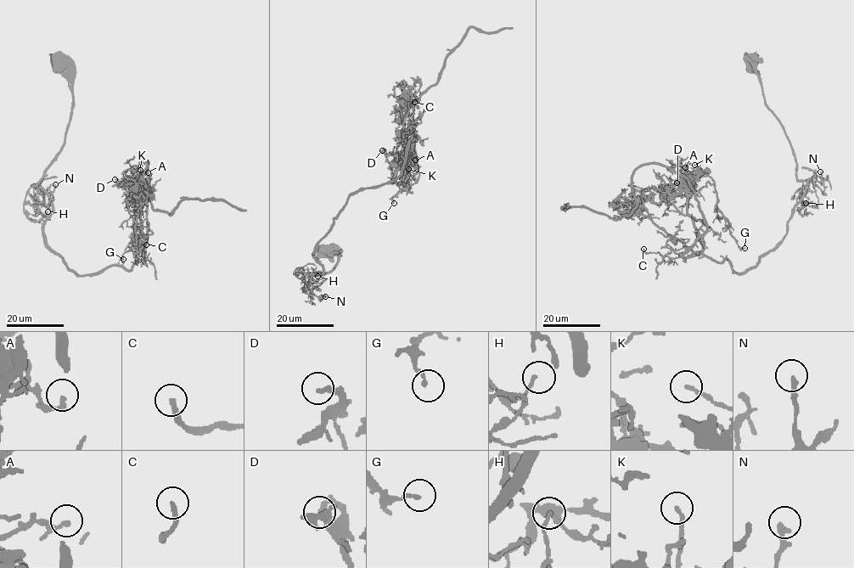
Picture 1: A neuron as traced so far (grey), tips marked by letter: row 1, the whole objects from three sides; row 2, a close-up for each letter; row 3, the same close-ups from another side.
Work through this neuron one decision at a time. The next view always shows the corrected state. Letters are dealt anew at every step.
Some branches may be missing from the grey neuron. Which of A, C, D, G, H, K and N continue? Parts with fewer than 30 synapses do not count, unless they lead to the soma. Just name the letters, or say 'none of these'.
none of these

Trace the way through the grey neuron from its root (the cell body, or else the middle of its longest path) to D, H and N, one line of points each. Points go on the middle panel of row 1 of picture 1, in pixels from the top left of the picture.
D: (326, 251), (337, 264), (306, 281), (322, 274), (314, 248), (347, 199), (401, 174), (407, 156), (382, 150)
H: (326, 251), (339, 255), (331, 270), (320, 274), (307, 272), (300, 278), (294, 272), (298, 269), (317, 276)
N: (326, 251), (334, 255), (339, 255), (334, 267), (320, 274), (308, 272), (304, 278), (306, 292), (325, 296)

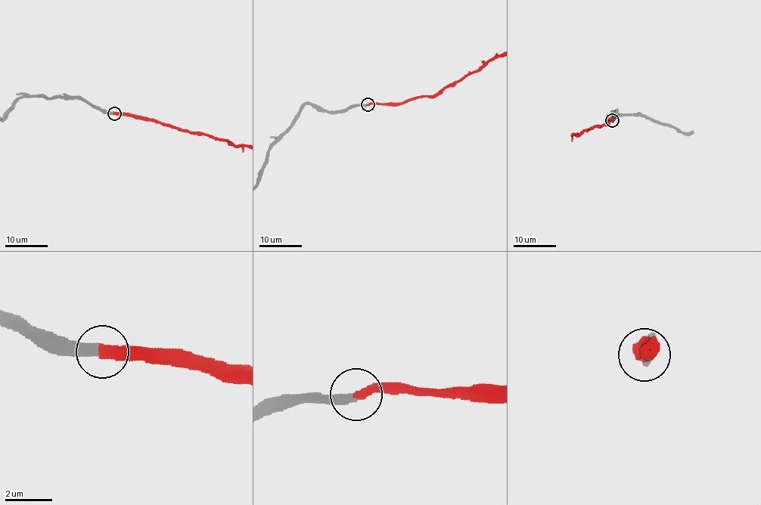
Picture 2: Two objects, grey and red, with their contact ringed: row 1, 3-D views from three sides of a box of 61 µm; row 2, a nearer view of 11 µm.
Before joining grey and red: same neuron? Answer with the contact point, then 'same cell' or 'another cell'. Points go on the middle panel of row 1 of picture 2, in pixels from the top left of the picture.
place (368, 104); same cell

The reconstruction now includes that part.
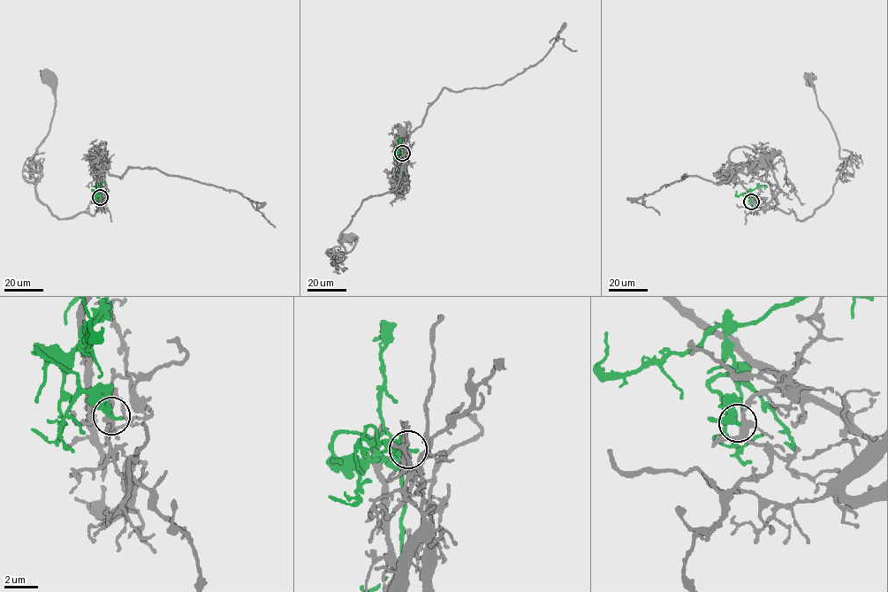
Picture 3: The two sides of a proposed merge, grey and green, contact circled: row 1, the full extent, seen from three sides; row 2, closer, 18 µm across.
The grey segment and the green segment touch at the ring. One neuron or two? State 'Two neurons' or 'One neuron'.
Two neurons

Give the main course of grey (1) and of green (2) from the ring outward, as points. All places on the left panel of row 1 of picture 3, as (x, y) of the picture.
1: (101, 198), (94, 215), (60, 219), (36, 193), (41, 170), (29, 158), (49, 130), (55, 107), (46, 75)
2: (101, 198), (92, 190), (99, 185), (98, 188), (97, 183)

